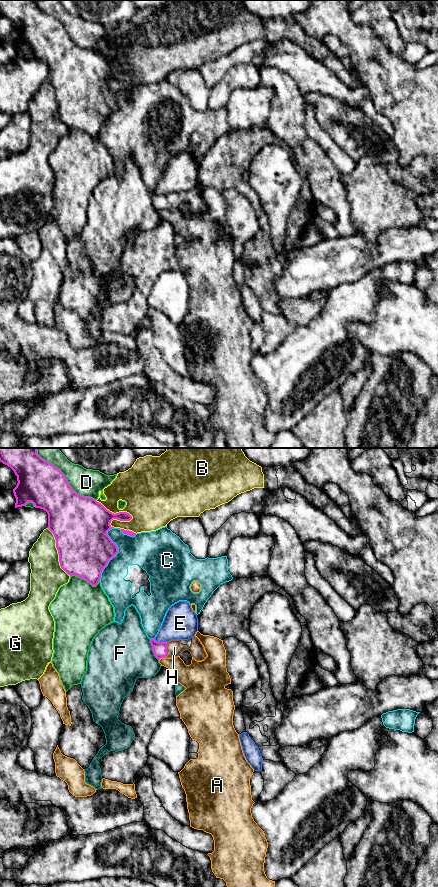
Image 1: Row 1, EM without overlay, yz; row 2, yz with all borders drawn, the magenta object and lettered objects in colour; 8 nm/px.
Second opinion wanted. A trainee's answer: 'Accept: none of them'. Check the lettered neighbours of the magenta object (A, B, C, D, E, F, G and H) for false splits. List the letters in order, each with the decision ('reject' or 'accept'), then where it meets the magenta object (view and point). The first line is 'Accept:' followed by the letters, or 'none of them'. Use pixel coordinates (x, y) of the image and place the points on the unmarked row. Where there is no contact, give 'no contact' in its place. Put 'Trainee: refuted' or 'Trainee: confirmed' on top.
Trainee: refuted
Accept: H
A: reject | yz (162, 209)
B: reject | yz (113, 65)
C: reject | yz (116, 105)
D: reject | yz (64, 29)
E: reject | yz (160, 194)
F: reject | yz (152, 202)
G: reject | yz (58, 104)
H: accept | yz (166, 201)

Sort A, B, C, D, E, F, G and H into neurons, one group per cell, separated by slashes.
A / B / C / D / E / F / G / H

